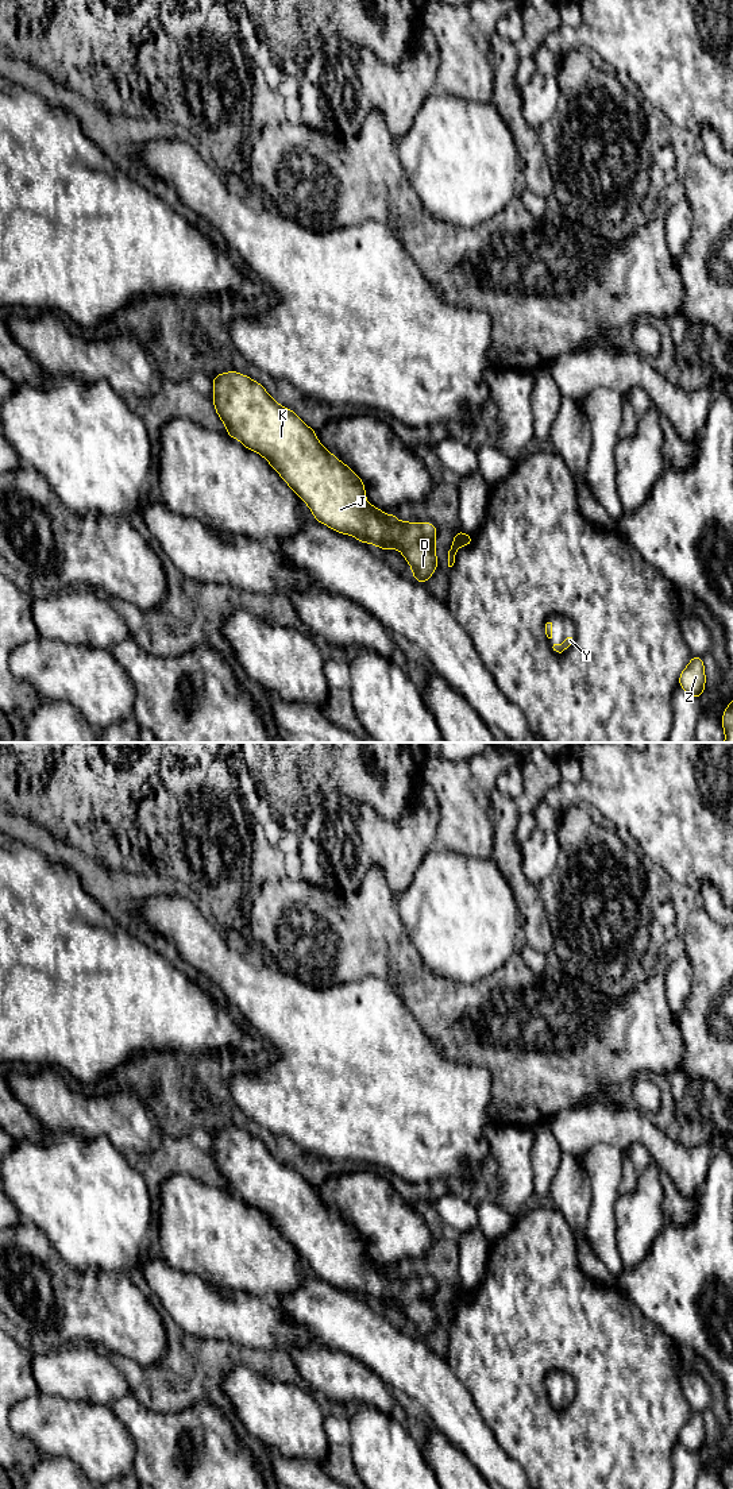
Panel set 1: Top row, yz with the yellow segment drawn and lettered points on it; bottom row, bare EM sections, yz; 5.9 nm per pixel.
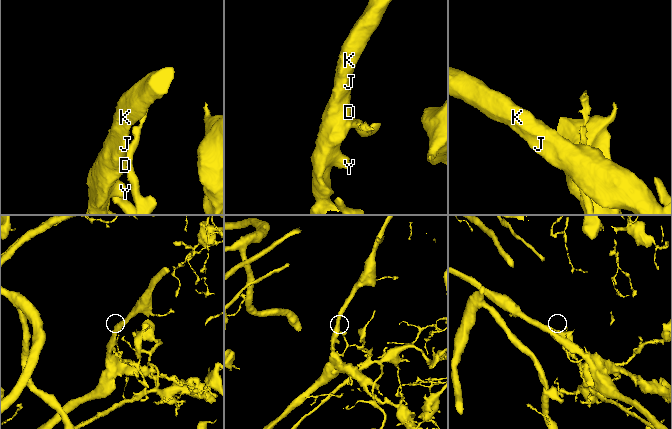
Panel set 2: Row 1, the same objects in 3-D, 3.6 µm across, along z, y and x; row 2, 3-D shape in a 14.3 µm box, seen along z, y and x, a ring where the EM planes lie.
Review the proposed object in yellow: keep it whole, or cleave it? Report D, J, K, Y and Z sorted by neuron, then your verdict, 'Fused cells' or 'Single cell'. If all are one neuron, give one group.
Groups: D J K Y / Z. Fused cells

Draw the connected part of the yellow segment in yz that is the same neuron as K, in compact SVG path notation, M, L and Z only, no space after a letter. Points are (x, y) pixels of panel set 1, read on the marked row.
M227 371L212 377L217 416L227 435L239 440L247 450L258 452L281 475L289 487L304 501L315 520L331 529L354 536L356 540L382 549L400 549L412 567L413 579L427 585L437 568L437 526L431 522L398 521L396 513L383 512L366 501L364 482L337 456L332 455L292 409L273 400L266 389L250 377Z

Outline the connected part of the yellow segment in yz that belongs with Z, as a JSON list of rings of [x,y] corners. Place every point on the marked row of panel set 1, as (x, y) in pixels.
[[[693,656],[687,667],[680,672],[679,686],[690,695],[701,698],[705,691],[706,675],[701,656]]]

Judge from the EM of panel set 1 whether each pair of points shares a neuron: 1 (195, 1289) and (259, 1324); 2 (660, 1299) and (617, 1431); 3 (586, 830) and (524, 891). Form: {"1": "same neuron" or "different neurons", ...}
{"1": "same neuron", "2": "different neurons", "3": "different neurons"}

